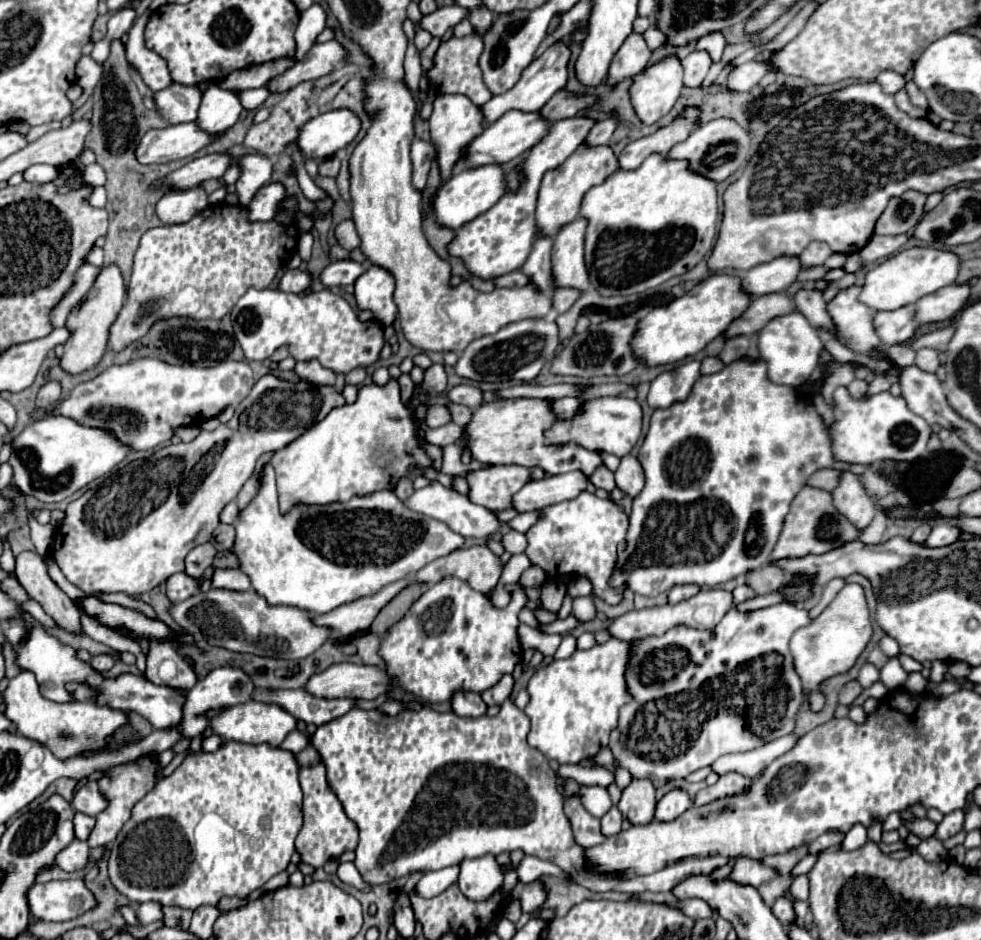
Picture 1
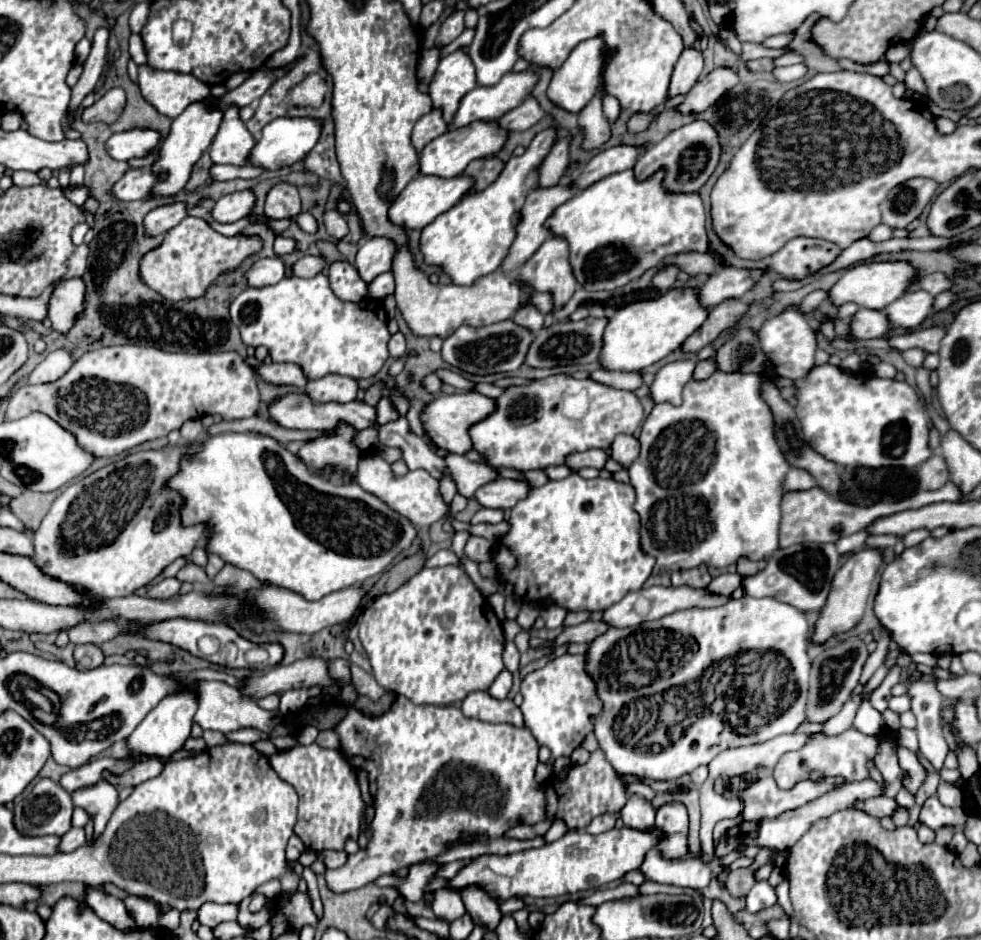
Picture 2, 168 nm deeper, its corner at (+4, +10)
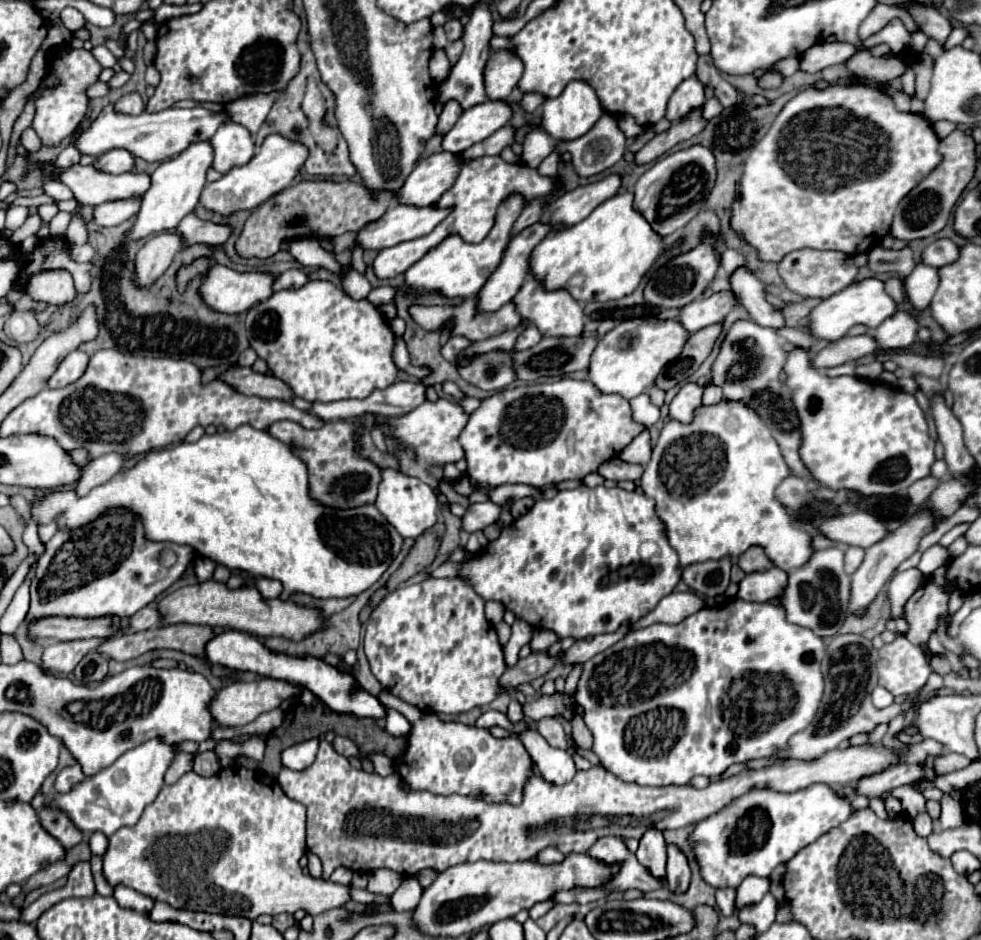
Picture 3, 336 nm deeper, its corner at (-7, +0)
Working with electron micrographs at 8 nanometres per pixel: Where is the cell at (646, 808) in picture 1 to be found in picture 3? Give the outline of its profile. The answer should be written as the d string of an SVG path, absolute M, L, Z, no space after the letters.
M648 830L640 838L640 848L636 852L636 858L642 866L648 868L648 872L664 880L666 878L666 842L660 830Z

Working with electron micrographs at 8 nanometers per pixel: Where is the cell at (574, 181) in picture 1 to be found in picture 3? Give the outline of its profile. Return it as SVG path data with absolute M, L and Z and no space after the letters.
M538 222L538 224L526 228L516 238L510 240L510 244L504 250L504 256L502 256L498 268L494 270L494 274L490 274L490 278L484 282L482 290L478 292L478 312L494 312L494 310L500 310L506 302L510 302L514 298L514 294L518 292L518 288L522 286L522 282L524 282L524 278L528 274L528 258L530 258L532 250L540 244L540 240L544 240L548 236L548 232L550 232L550 226Z

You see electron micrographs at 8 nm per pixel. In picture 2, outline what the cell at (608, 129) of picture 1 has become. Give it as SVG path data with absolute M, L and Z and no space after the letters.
M565 136L553 146L553 150L539 168L539 182L537 182L539 186L553 186L563 178L565 168L569 164L569 146L571 146L571 136Z

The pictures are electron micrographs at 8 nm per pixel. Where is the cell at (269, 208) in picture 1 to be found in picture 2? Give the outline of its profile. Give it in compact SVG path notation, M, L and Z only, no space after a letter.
M253 190L233 192L233 194L227 194L217 200L217 204L213 208L213 218L217 222L231 224L231 222L237 222L239 218L243 218L245 214L249 214L253 210L253 206L255 206Z

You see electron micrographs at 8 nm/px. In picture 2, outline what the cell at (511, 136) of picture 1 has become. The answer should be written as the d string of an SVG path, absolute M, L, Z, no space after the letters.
M479 120L479 124L467 124L467 128L455 128L455 132L447 130L443 136L435 138L425 146L425 150L419 156L419 166L421 174L431 174L431 176L443 176L443 178L453 178L465 172L465 168L477 160L477 158L491 158L497 156L509 138L509 132L505 128L499 128L499 120Z

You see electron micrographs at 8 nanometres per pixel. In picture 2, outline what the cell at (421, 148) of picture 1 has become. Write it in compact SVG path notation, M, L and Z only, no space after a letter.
M431 110L429 114L425 114L413 128L413 136L411 136L411 144L417 152L423 152L423 148L435 140L435 136L441 136L443 132L447 132L447 124L441 118L439 110Z

